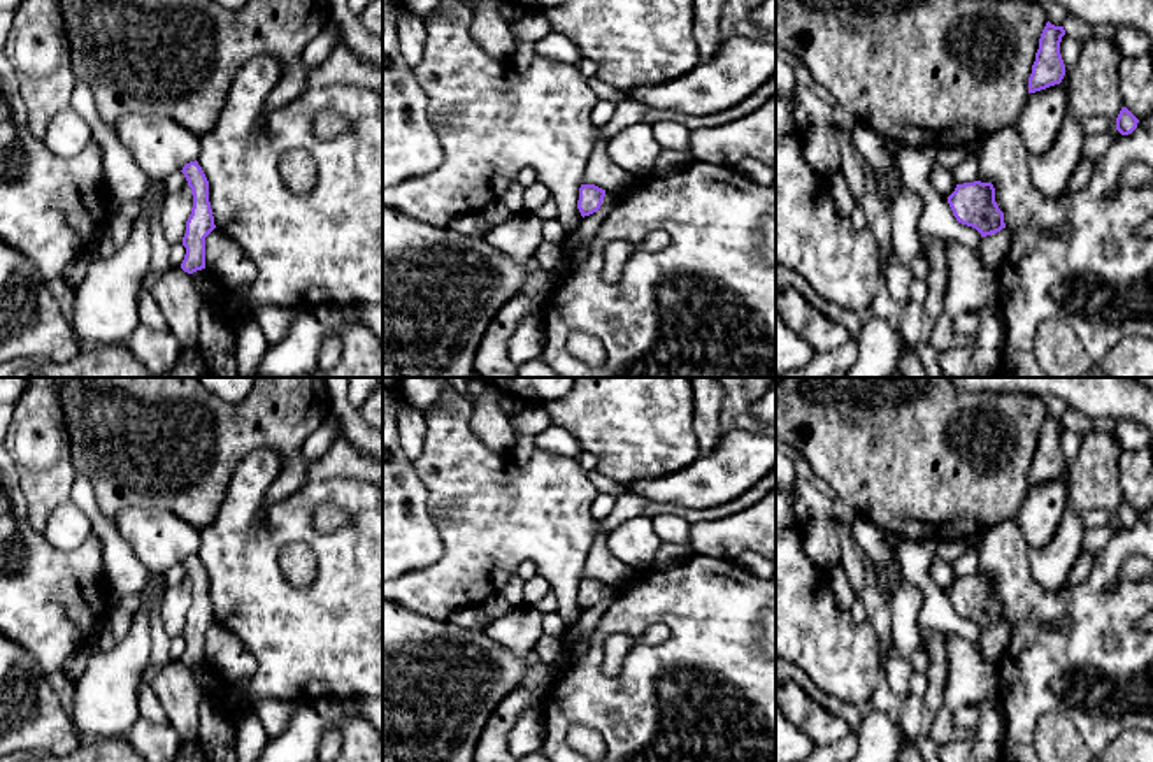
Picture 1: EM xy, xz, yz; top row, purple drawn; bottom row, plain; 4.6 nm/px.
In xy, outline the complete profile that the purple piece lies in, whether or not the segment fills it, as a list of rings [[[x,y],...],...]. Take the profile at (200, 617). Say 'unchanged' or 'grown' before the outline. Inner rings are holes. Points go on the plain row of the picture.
unchanged; [[[190,555],[181,564],[191,581],[193,600],[186,615],[183,639],[186,641],[181,662],[188,667],[205,662],[205,630],[216,622],[209,595],[209,574],[198,558]]]

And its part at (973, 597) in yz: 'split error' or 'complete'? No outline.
complete

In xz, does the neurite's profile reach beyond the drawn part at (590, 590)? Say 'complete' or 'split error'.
complete

